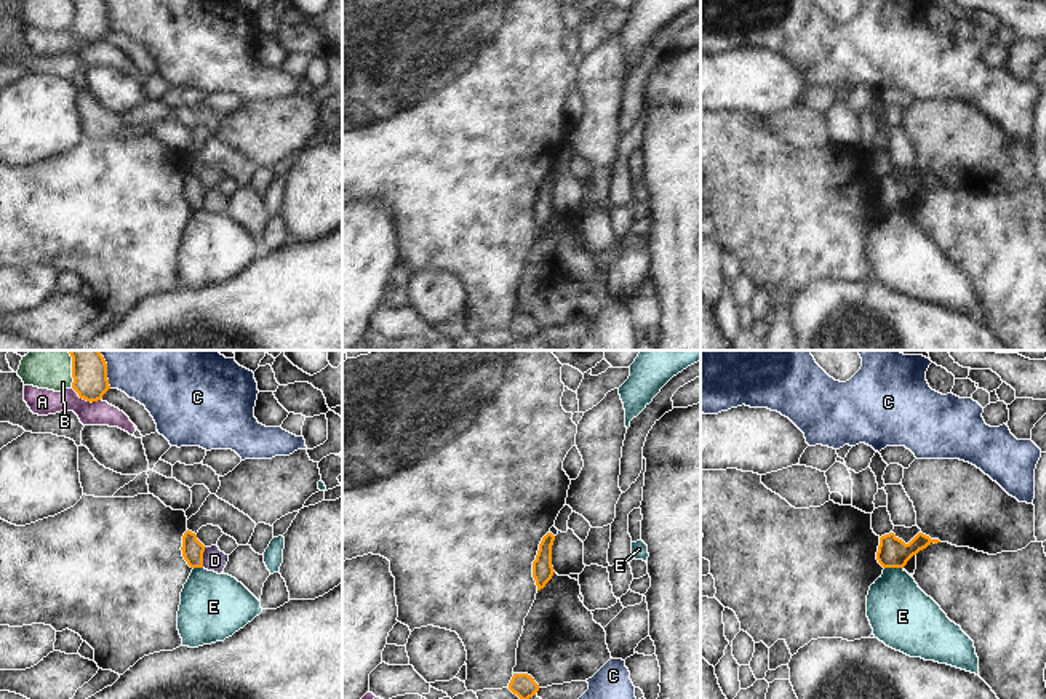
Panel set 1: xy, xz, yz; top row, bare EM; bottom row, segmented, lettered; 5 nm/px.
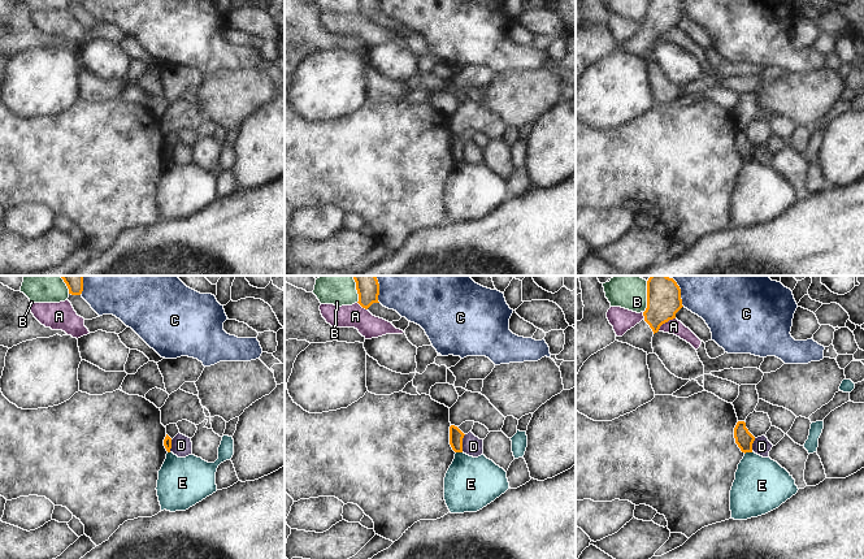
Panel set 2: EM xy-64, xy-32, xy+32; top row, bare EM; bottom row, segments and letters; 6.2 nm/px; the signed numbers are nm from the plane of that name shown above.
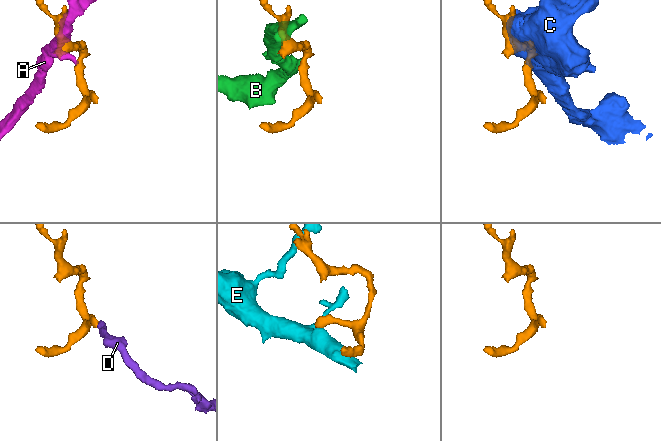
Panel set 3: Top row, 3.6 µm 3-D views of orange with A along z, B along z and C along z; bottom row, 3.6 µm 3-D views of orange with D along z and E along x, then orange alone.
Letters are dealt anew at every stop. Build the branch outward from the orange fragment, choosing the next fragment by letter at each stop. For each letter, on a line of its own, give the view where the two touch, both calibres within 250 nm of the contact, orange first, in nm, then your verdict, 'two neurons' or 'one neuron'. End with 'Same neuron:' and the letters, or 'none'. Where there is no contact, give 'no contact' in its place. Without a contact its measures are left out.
A: meets orange in xy; 180 nm thick on the orange side, 140 nm on the other; two neurons
B: meets orange in xy; 180 nm thick on the orange side, 240 nm on the other; two neurons
C: meets orange in xy; 180 nm thick on the orange side, 480 nm on the other; two neurons
D: meets orange in xy; 110 nm thick on the orange side, 110 nm on the other; two neurons
E: meets orange in yz; 160 nm thick on the orange side, 320 nm on the other; two neurons
Same neuron: none

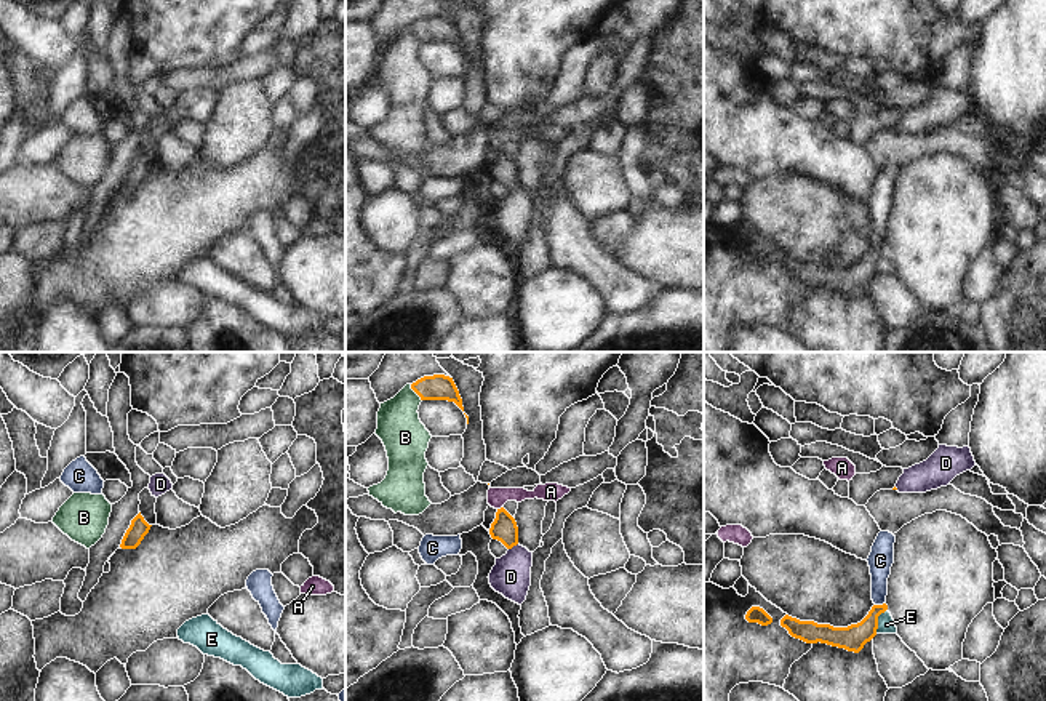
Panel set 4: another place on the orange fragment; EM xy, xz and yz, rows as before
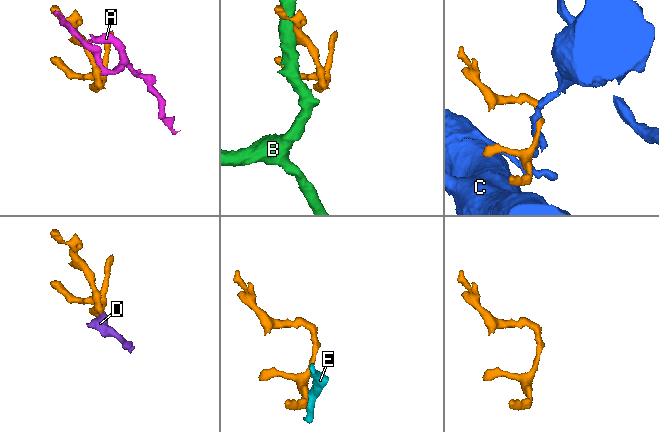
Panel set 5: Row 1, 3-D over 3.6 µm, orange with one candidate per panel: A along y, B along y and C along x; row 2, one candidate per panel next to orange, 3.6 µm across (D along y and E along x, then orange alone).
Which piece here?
A: meets orange in xz; 130 nm thick on the orange side, 100 nm on the other; two neurons
B: meets orange in xz; 130 nm thick on the orange side, 220 nm on the other; two neurons
C: meets orange in yz; 130 nm thick on the orange side, 130 nm on the other; two neurons
D: meets orange in xz; 130 nm thick on the orange side, 200 nm on the other; one neuron
E: meets orange in yz; 130 nm thick on the orange side, 90 nm on the other; two neurons
Same neuron: D

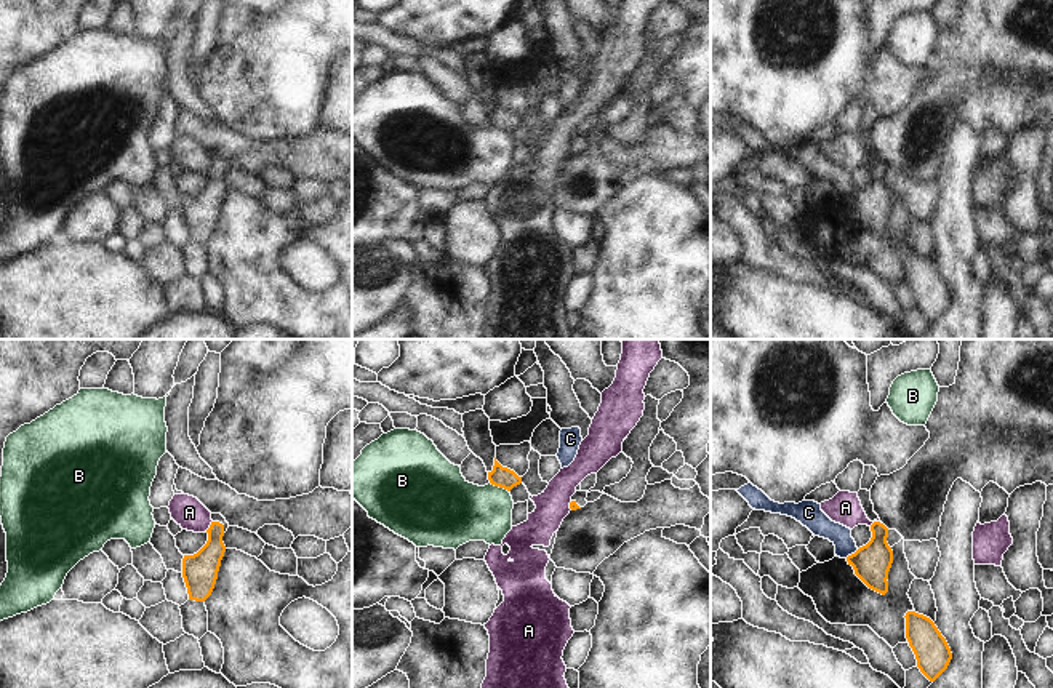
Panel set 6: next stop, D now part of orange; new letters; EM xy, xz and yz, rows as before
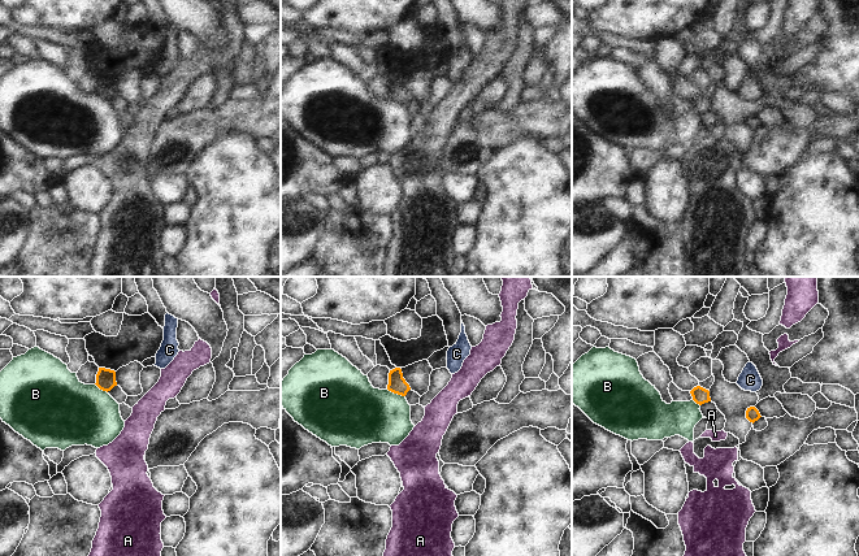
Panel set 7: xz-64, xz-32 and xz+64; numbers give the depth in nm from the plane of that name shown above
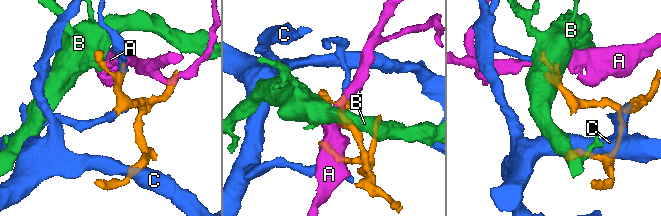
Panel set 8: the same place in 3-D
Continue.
A: meets orange in yz; 190 nm thick on the orange side, 160 nm on the other; two neurons
B: meets orange in xz; 110 nm thick on the orange side, 320 nm on the other; two neurons
C: meets orange in yz; 190 nm thick on the orange side, 110 nm on the other; two neurons
Same neuron: none

